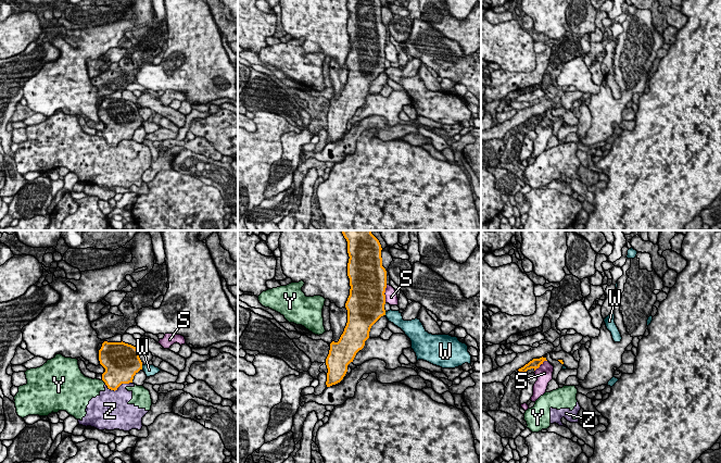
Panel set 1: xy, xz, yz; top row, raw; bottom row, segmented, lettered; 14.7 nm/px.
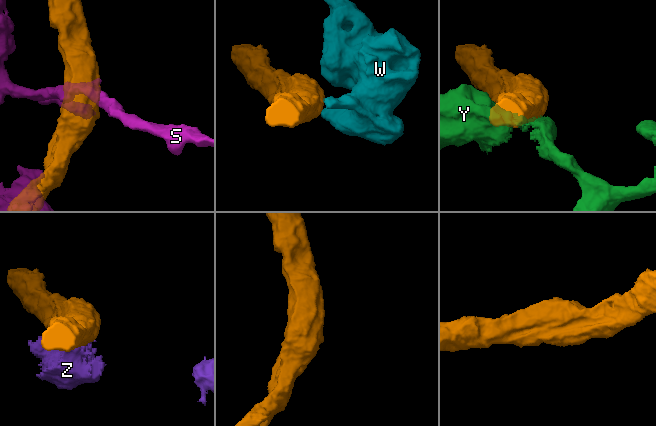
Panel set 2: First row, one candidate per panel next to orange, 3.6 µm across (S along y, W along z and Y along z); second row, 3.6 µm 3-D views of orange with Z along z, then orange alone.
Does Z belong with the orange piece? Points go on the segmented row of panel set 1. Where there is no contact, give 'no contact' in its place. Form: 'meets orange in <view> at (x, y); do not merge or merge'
meets orange in xy at (118, 386); do not merge

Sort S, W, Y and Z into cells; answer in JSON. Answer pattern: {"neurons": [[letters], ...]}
{"neurons": [["S"], ["W"], ["Y", "Z"]]}

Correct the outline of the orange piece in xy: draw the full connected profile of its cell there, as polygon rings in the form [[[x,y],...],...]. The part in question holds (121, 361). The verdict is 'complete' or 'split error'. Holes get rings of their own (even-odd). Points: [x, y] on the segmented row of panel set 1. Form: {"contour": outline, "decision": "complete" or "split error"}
{"contour": [[[104,341],[99,350],[99,361],[105,368],[102,380],[114,391],[122,384],[132,383],[134,376],[142,370],[137,348],[123,341]]], "decision": "complete"}

